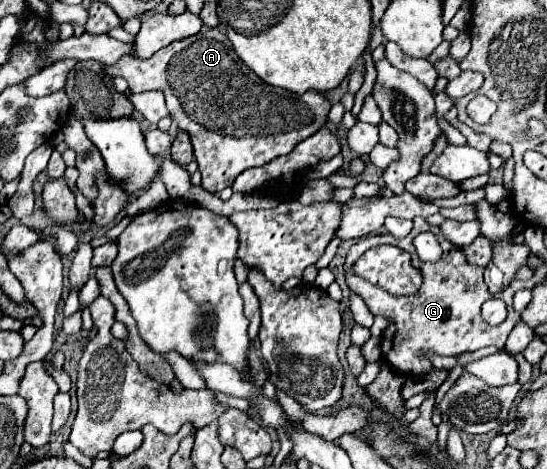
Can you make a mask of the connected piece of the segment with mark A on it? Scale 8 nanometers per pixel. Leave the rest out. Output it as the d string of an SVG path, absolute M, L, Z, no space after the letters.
M203 27L197 35L187 37L183 41L175 41L163 49L159 49L151 59L141 61L137 57L121 57L119 65L103 65L107 75L123 77L129 83L131 93L143 91L163 91L167 99L167 107L179 129L187 131L193 143L195 159L199 163L199 171L203 175L203 189L211 193L219 193L225 187L231 187L235 177L249 169L261 167L279 155L291 153L297 141L303 141L315 135L325 123L331 109L331 103L317 91L307 91L303 95L295 95L291 91L283 91L279 87L271 87L261 81L233 51L231 41L219 27Z

